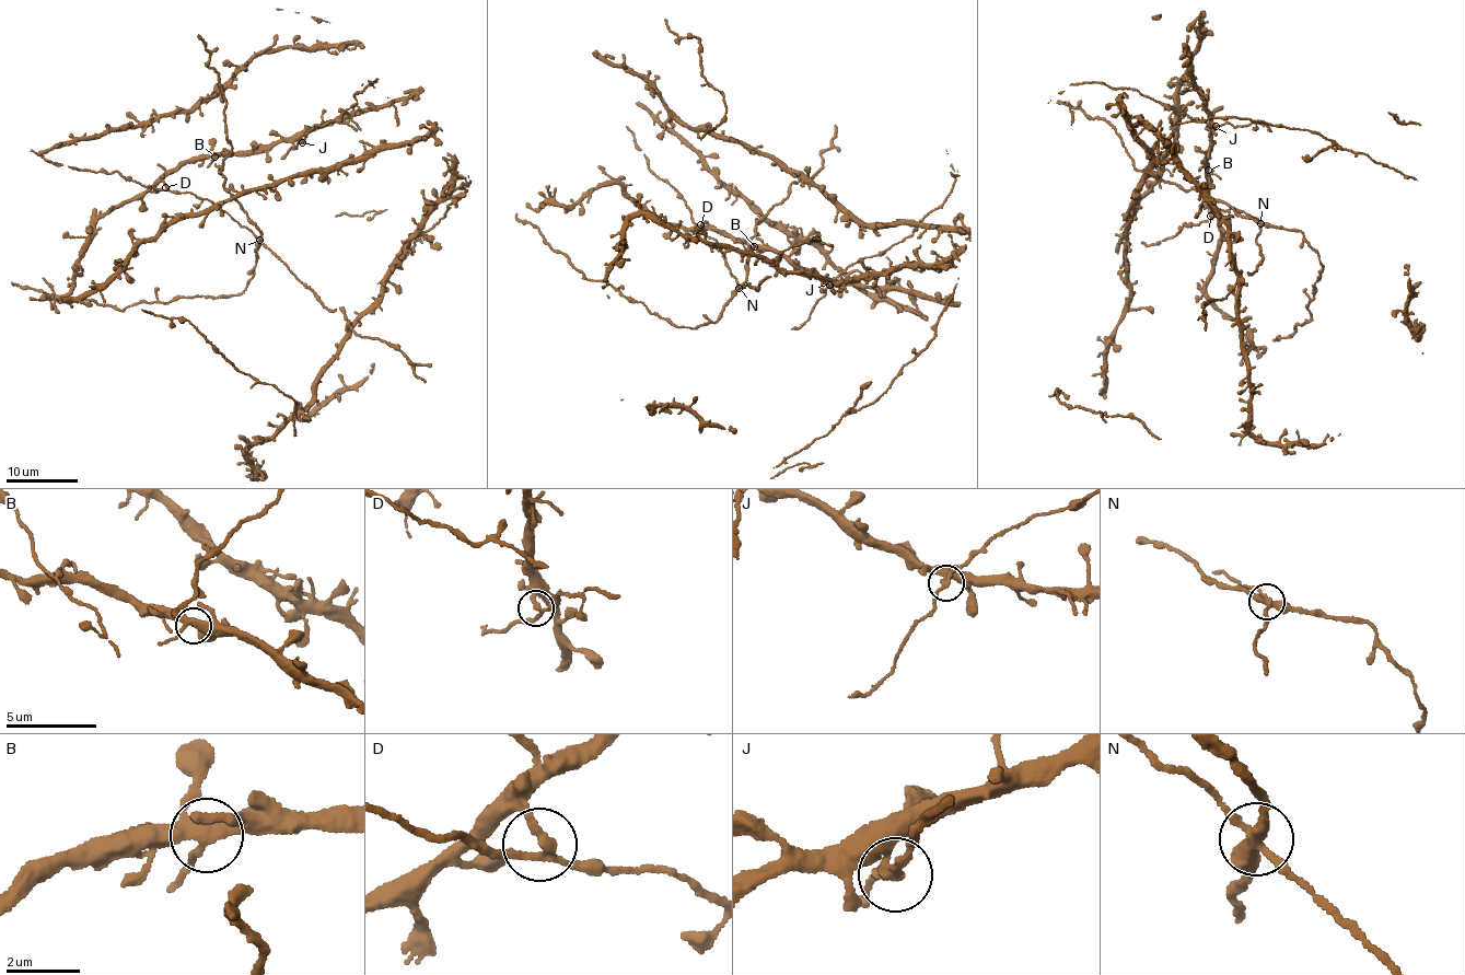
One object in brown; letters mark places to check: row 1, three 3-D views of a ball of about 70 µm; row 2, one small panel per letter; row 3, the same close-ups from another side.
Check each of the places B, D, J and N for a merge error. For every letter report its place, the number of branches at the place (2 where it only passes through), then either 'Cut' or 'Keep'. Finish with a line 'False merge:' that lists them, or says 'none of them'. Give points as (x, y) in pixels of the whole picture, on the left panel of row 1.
B: Place: (214, 157). Branches: 4. Keep
D: Place: (165, 187). Branches: 3. Keep
J: Place: (302, 142). Branches: 3. Cut
N: Place: (259, 240). Branches: 4. Cut
False merge: J, N

